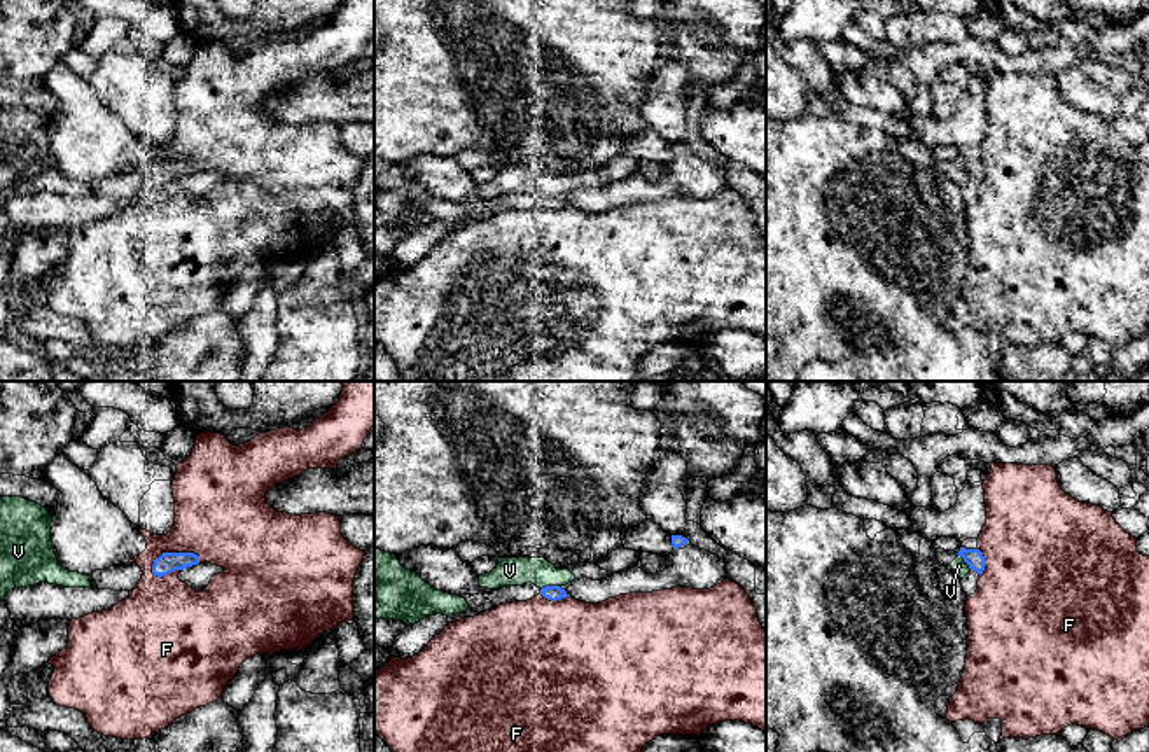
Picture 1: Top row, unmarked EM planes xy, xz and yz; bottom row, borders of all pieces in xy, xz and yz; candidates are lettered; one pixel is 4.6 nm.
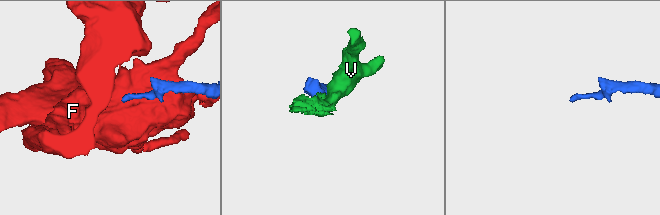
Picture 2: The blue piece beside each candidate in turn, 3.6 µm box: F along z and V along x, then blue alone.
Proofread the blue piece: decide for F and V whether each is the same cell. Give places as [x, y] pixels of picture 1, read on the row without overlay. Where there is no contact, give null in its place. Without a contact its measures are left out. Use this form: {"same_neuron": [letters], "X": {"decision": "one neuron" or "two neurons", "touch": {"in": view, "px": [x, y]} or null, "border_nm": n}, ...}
{"same_neuron": [], "F": {"decision": "two neurons", "touch": {"in": "xy", "px": [170, 161]}, "border_nm": 240}, "V": {"decision": "two neurons", "touch": {"in": "xz", "px": [550, 194]}, "border_nm": 90}}

